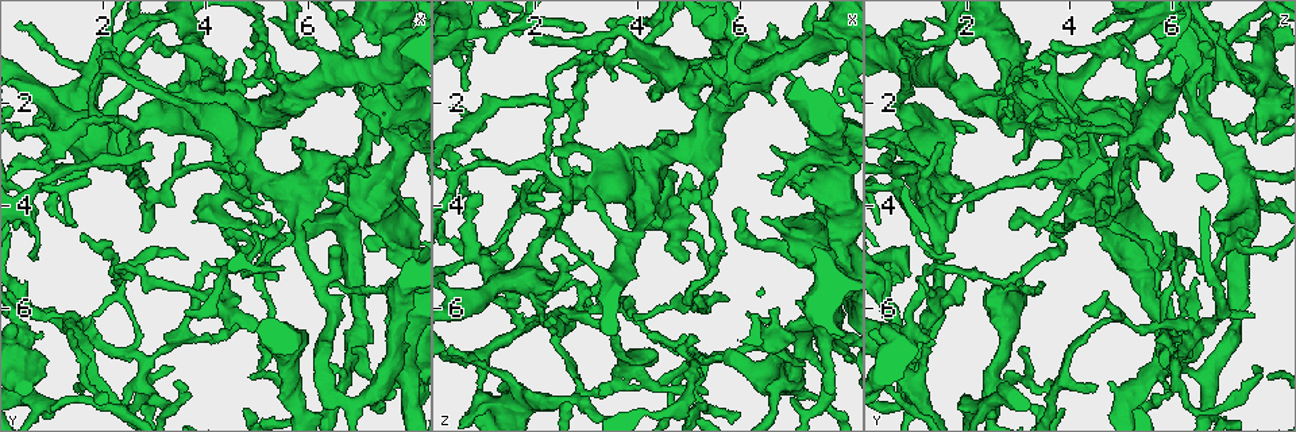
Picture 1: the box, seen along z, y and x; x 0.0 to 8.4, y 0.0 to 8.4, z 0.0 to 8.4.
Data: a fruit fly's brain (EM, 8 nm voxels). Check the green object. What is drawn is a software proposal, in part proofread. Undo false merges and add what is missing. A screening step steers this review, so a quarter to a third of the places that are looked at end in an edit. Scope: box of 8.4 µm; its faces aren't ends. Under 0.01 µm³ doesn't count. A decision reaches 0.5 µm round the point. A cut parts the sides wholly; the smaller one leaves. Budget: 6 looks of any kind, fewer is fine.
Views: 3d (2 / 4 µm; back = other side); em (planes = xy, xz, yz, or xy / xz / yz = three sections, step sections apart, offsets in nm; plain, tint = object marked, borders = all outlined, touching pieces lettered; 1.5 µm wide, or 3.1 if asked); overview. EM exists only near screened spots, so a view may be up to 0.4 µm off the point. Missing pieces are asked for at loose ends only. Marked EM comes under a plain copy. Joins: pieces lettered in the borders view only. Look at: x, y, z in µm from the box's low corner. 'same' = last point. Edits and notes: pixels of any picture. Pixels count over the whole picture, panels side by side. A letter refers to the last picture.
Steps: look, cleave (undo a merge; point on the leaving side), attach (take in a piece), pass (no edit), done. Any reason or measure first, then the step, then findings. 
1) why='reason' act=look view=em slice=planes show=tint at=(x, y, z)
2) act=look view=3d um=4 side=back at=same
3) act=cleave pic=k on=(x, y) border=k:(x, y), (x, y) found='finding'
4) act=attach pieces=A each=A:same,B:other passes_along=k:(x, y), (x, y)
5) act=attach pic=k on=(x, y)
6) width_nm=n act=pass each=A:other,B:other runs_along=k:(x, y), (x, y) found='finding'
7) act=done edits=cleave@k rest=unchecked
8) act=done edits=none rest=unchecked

act=look view=em slice=planes show=borders at=(2.00, 1.15, 0.75)

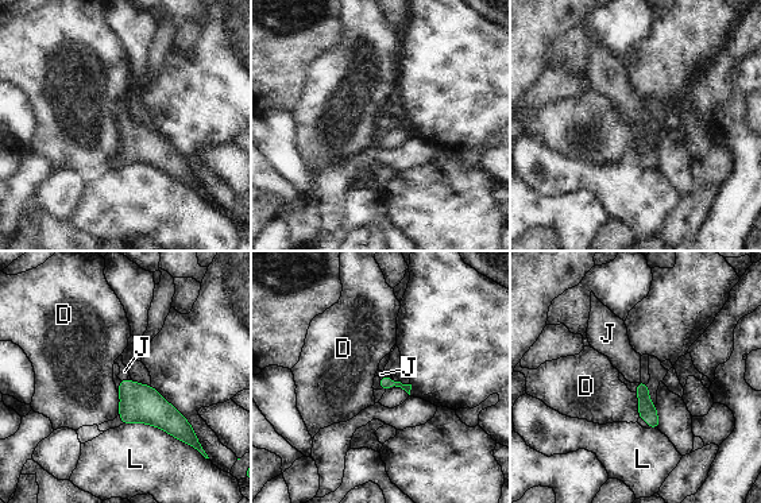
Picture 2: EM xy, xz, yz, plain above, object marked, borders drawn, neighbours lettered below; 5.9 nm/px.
longest_contact=L:420nm act=attach pieces=J each=D:other,J:same,L:other passes_along=2:(139, 403), (123, 379), (124, 371) found='it goes on there'

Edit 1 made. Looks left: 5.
act=look view=overview

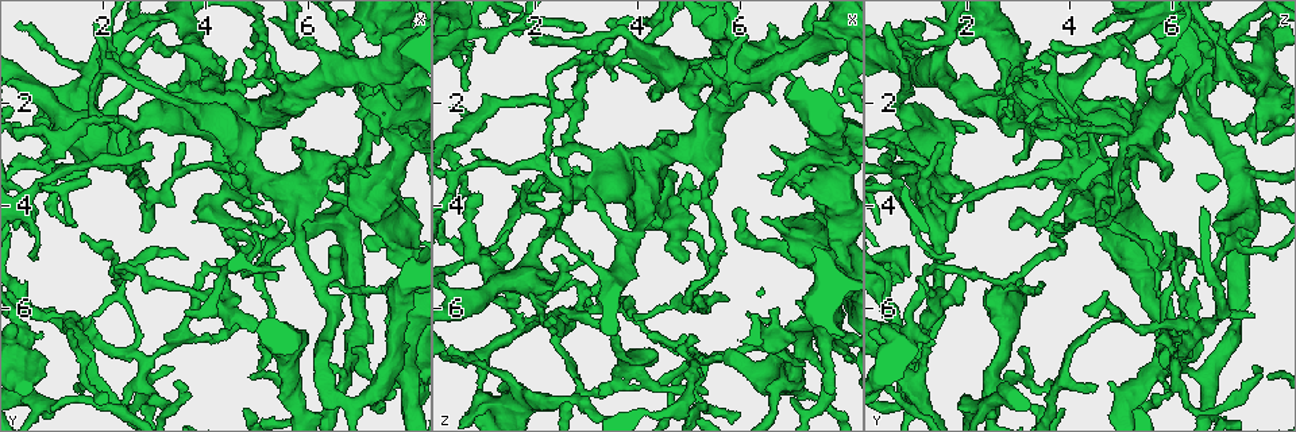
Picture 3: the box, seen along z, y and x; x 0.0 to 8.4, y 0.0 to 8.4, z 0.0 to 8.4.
why='branch stops here' act=look view=3d um=2 at=(2.85, 7.90, 3.20)

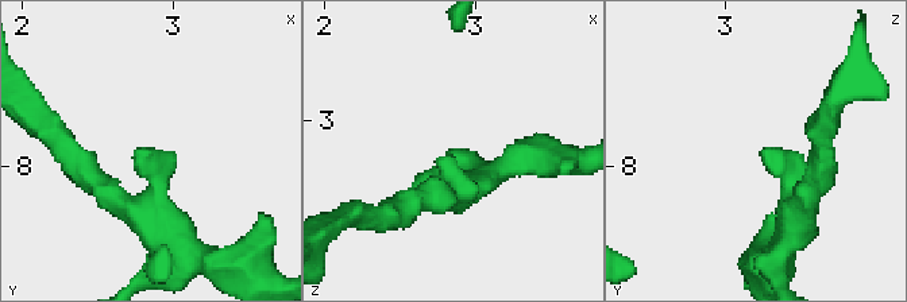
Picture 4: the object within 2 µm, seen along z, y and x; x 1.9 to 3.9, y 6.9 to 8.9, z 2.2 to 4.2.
act=look view=em slice=xz step=8 show=borders at=(2.84, 7.88, 3.22)

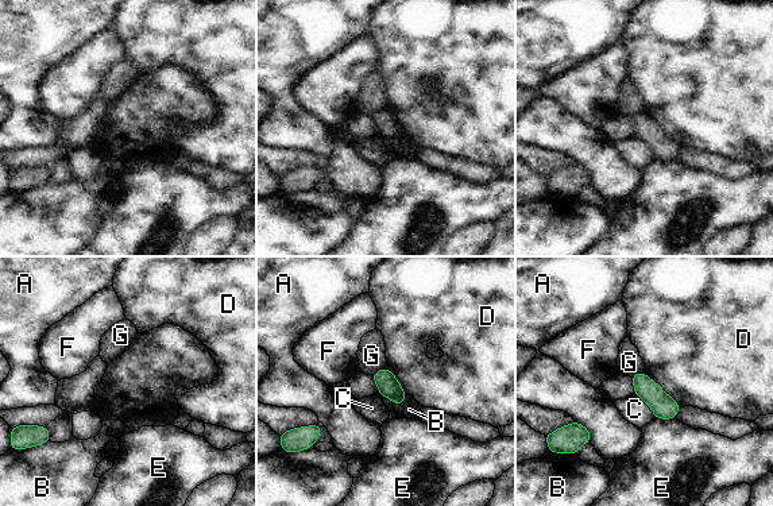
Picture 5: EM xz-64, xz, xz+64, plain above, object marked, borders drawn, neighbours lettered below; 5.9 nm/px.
act=look view=em slice=planes show=borders at=same

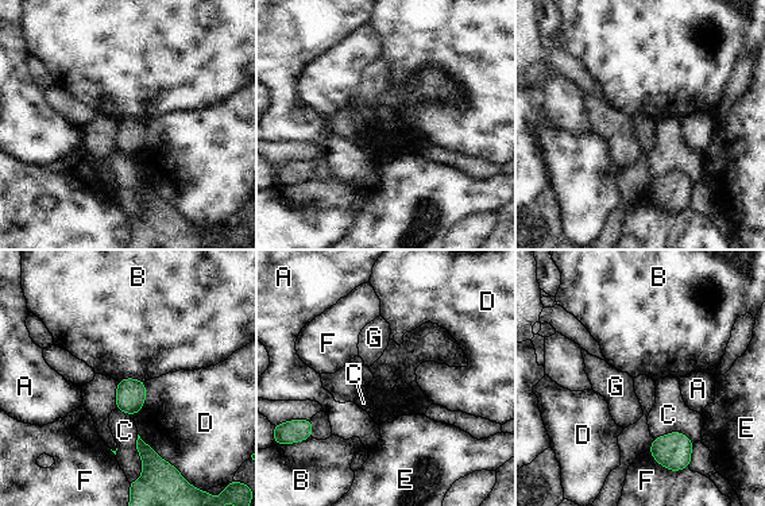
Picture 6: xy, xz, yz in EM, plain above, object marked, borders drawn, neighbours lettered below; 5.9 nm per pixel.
longest_contact=C:240nm act=pass each=A:other,B:other,C:other,D:other,E:other,F:other,G:other found='none of them fits'

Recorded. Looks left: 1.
why='three arms meet' act=look view=em slice=yz step=8 show=borders at=(4.40, 3.00, 4.40)

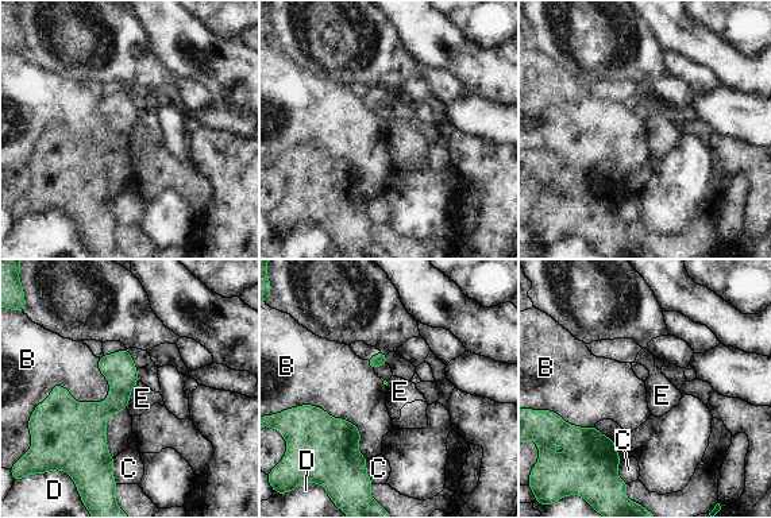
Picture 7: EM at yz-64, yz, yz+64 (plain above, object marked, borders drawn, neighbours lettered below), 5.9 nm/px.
act=pass each=B:other,C:other,D:other,E:other border=7:(138, 382), (131, 390), (126, 408) found='no lettered piece goes on from it'

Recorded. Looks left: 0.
act=done edits=attach@2 rest=unchecked

